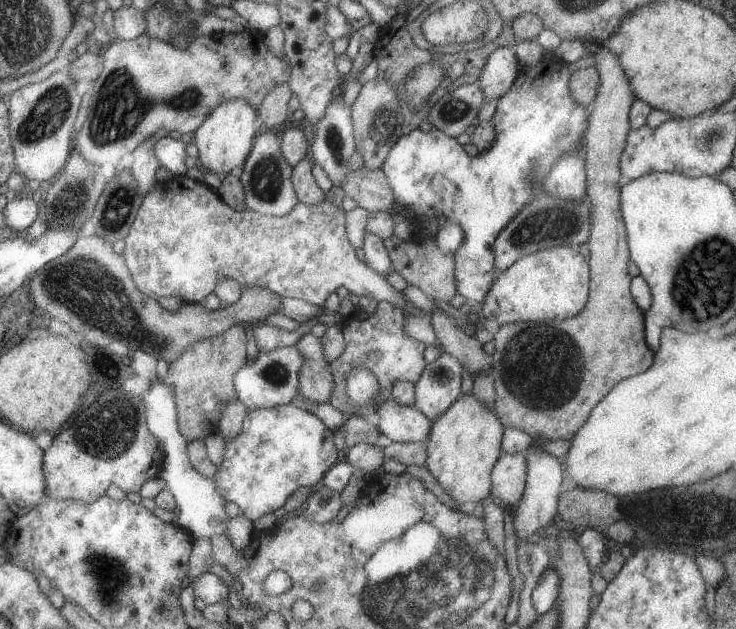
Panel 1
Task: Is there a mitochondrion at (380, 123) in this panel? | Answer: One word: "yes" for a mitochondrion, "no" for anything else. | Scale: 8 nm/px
yes

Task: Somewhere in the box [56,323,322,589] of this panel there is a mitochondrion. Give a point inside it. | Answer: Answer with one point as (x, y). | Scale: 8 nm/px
(106, 432)

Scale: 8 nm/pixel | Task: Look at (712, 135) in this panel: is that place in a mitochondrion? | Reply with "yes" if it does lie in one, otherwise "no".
yes

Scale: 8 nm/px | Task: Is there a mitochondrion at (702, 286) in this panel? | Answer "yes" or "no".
yes

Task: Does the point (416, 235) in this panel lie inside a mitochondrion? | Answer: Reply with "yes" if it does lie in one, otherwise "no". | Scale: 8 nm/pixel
no

